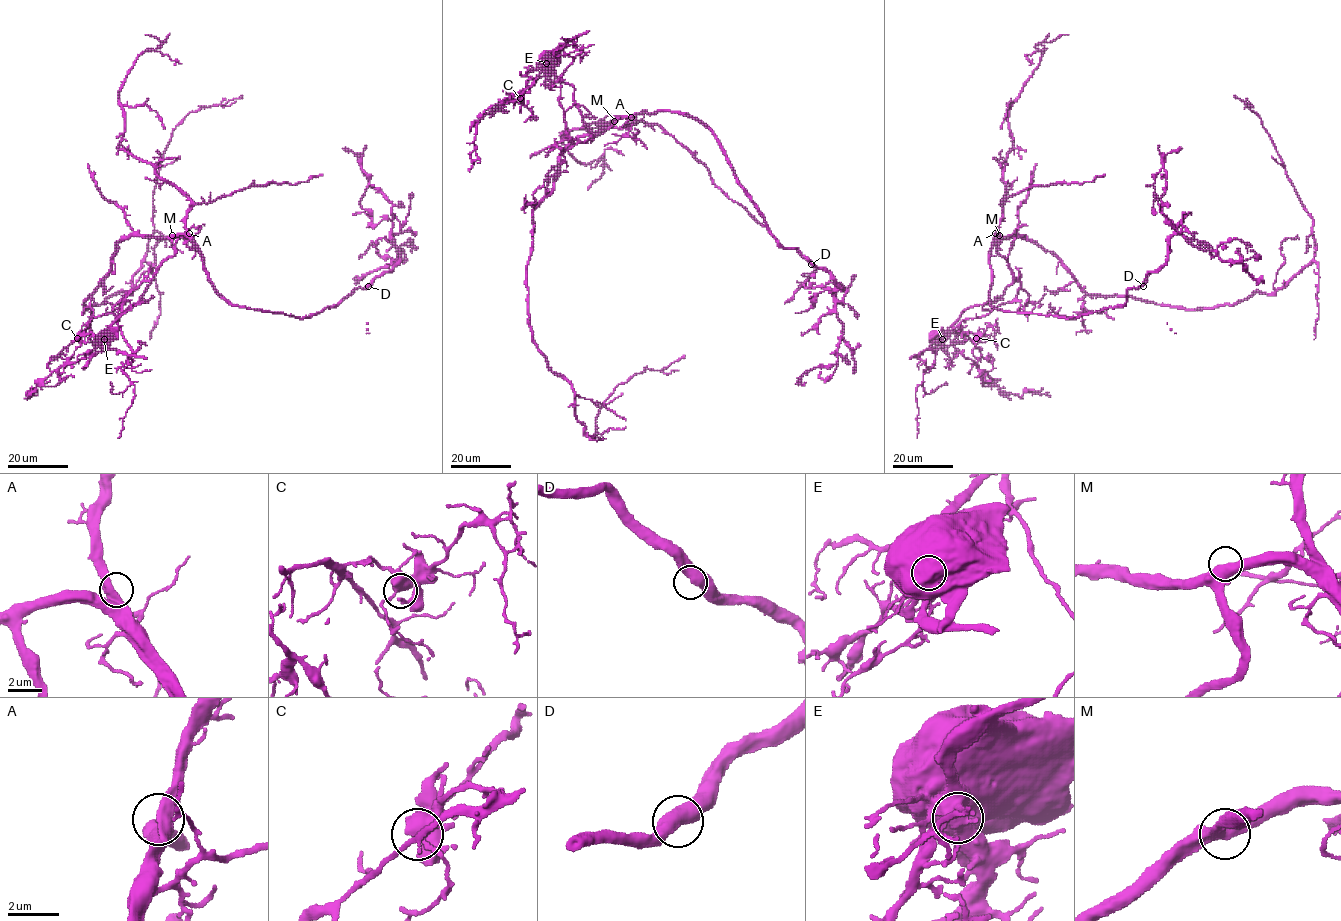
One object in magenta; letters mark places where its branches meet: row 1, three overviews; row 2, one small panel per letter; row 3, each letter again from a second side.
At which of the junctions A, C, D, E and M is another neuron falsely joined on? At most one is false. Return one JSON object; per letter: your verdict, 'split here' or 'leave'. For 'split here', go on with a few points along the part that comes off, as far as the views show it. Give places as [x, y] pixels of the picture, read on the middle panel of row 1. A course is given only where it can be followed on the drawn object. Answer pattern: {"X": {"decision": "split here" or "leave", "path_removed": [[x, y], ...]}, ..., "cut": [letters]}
{"A": {"decision": "leave"}, "C": {"decision": "leave"}, "D": {"decision": "leave"}, "E": {"decision": "split here", "path_removed": [[546, 63], [530, 86], [521, 94], [506, 98], [477, 122], [470, 171]]}, "M": {"decision": "leave"}, "cut": ["E"]}

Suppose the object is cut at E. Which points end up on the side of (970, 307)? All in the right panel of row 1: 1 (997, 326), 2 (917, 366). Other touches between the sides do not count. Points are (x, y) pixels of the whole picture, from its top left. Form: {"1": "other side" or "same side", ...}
{"1": "other side", "2": "other side"}

